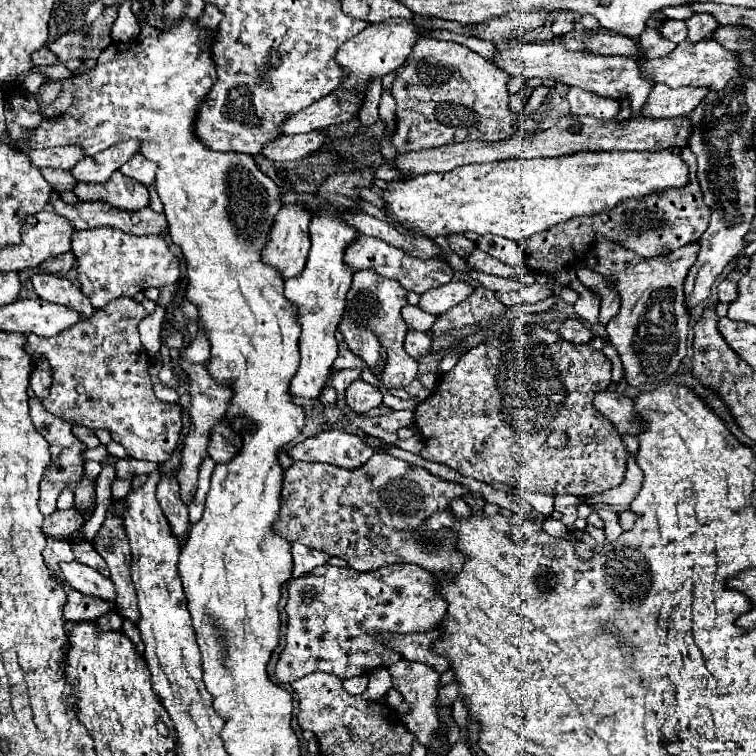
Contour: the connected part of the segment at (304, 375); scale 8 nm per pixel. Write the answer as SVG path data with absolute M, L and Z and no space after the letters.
M350 172L350 174L332 174L316 192L318 196L328 200L328 206L320 210L312 222L310 222L310 256L306 262L306 268L300 276L288 278L284 282L284 296L288 302L296 308L296 320L302 328L298 348L300 348L300 366L290 380L290 396L300 398L316 398L320 394L320 388L324 386L324 380L328 376L328 370L332 362L338 356L338 342L334 338L336 326L342 320L344 304L346 304L346 292L352 284L352 272L348 272L348 266L344 264L344 246L348 246L352 240L356 240L356 232L340 220L340 212L346 210L360 210L356 202L360 202L360 196L356 194L356 186L370 188L374 182L372 172Z

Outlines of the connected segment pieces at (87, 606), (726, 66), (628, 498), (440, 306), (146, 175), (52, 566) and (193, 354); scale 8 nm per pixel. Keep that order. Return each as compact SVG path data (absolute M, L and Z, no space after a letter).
M60 582L66 592L66 604L64 604L64 620L78 622L78 620L94 620L102 616L104 612L114 610L112 604L104 604L104 600L92 600L92 596L78 596L78 592L70 586Z
M702 40L700 44L682 42L664 58L640 60L640 74L652 82L664 82L666 86L704 86L708 90L722 90L728 80L740 76L738 54L722 48L716 40Z
M628 452L626 456L626 478L620 486L604 492L604 494L596 494L596 496L590 496L586 498L588 504L606 504L606 506L614 506L614 508L626 508L634 498L636 494L640 492L640 486L642 486L642 470L638 468L634 456Z
M448 282L436 290L424 292L418 306L422 310L438 316L438 314L444 314L448 308L466 300L466 296L470 296L472 292L474 292L474 288L466 286L466 282Z
M136 154L132 156L132 160L128 160L126 164L122 164L120 172L124 176L130 176L130 178L136 178L138 182L142 182L144 186L150 186L154 182L154 174L156 174L156 164L150 162L148 158Z
M47 540L43 556L52 576L60 574L60 562L74 560L74 552L66 540Z
M198 328L198 334L196 338L188 344L186 350L182 350L182 358L190 364L196 364L196 362L206 362L210 358L210 344L206 340L206 336L202 334L202 330Z

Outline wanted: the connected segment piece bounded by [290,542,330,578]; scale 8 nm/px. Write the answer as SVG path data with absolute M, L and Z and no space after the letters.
M292 542L292 562L294 562L294 572L292 576L300 576L300 574L306 574L310 572L312 568L320 566L320 564L326 564L330 556L326 556L326 552L318 552L318 550L310 550L306 546L302 546L300 542Z

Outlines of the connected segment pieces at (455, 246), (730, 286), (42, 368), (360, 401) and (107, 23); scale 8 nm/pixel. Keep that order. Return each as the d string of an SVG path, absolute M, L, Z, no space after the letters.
M460 234L448 236L448 246L450 246L452 252L456 252L456 254L462 256L462 258L466 258L466 256L476 248L476 244L474 244L472 240L468 240L466 236L460 236Z
M724 280L718 284L717 294L719 302L730 304L730 302L735 301L738 297L737 284L732 282L732 280Z
M38 360L36 368L32 372L32 378L30 378L30 388L34 390L34 394L36 394L38 400L48 398L48 388L50 388L50 382L52 382L50 374L52 372L48 368L48 362L46 360Z
M354 380L348 388L346 388L346 404L358 412L364 414L376 406L382 404L382 394L378 388L374 388L372 384L364 382L364 380Z
M108 8L108 12L102 12L102 16L92 24L90 34L70 32L60 36L54 44L48 44L48 48L58 56L62 64L70 58L98 58L100 52L112 42L110 28L116 16L116 8Z

